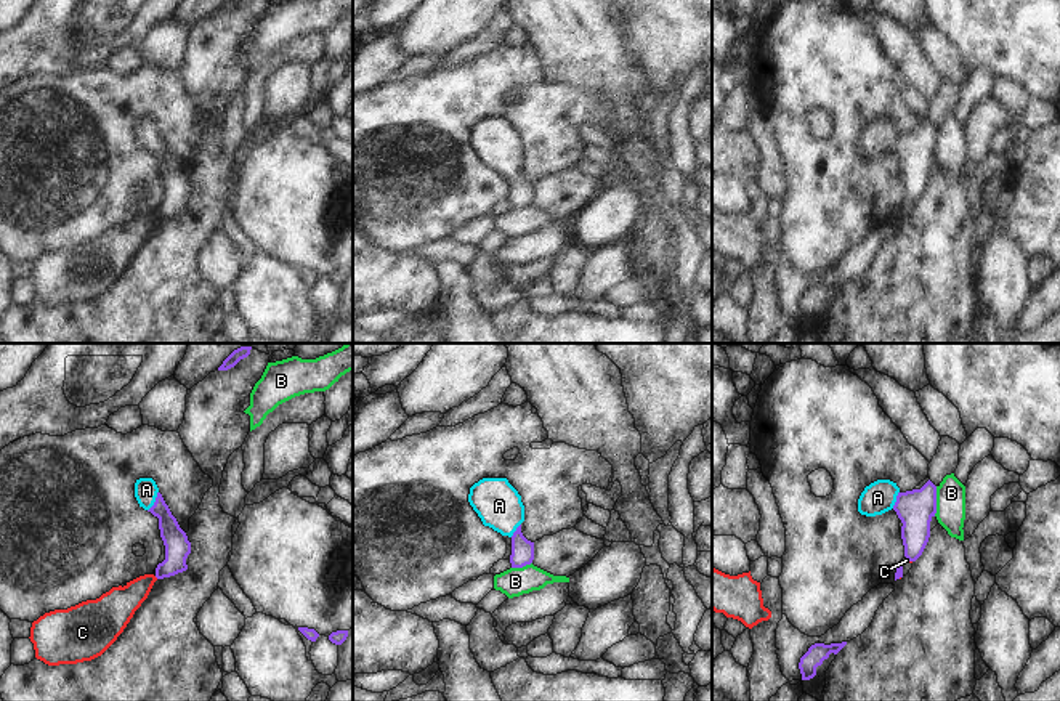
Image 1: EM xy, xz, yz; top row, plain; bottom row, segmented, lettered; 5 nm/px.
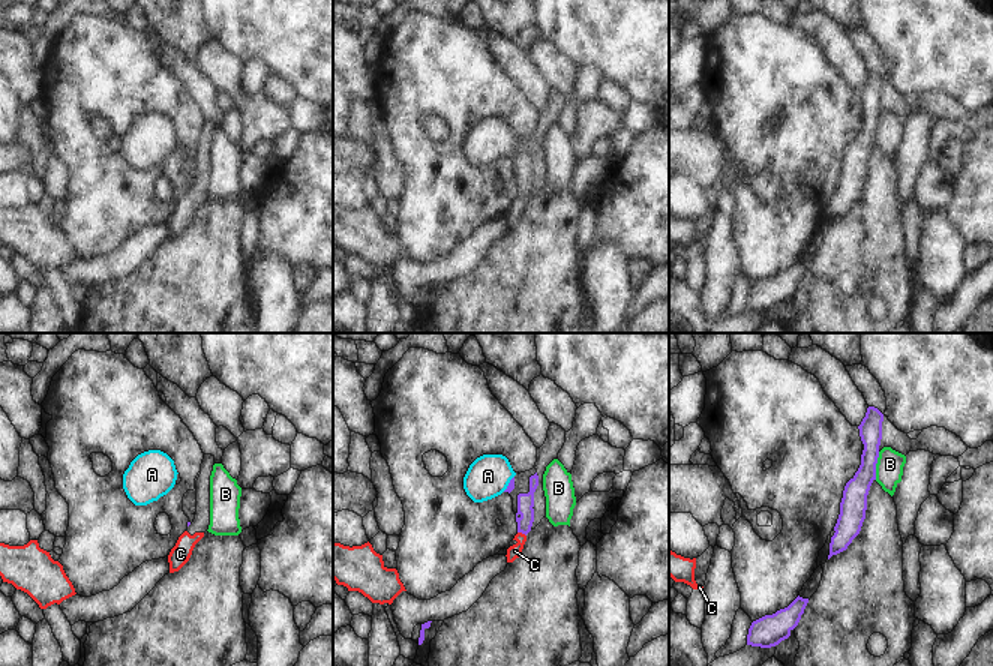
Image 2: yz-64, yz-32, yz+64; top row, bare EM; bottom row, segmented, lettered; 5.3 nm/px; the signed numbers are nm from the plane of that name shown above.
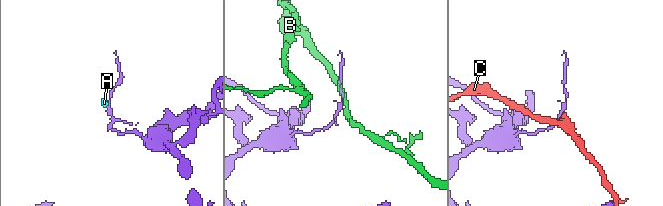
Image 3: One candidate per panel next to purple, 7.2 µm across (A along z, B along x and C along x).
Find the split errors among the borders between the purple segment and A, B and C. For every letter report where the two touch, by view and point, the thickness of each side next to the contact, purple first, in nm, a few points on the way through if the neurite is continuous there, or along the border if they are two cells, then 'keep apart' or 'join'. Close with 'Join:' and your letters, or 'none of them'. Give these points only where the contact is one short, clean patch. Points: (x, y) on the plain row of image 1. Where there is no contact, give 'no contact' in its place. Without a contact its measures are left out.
A: xy (156, 141) | 130/120 nm | across xy (177, 186), (156, 141), (146, 130) | join
B: yz (935, 141) | 180/140 nm | keep apart
C: yz (910, 201) | 170/20 nm | along yz (906, 199), (911, 202) | keep apart
Join: A

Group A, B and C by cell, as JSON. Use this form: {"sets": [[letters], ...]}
{"sets": [["A"], ["B"], ["C"]]}

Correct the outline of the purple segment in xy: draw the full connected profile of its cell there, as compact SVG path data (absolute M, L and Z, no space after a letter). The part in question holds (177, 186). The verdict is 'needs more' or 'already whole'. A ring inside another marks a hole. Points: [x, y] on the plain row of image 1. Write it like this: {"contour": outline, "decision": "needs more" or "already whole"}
{"contour": "M140 119L135 124L135 138L144 151L159 159L160 178L165 186L165 201L157 205L156 218L164 220L188 210L186 199L191 183L172 156L152 119Z", "decision": "needs more"}

